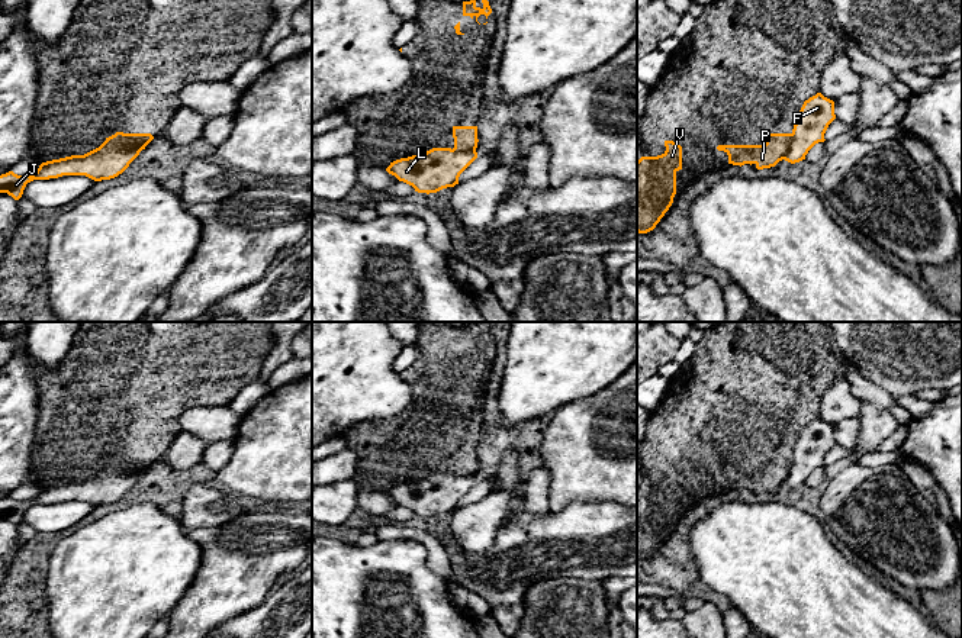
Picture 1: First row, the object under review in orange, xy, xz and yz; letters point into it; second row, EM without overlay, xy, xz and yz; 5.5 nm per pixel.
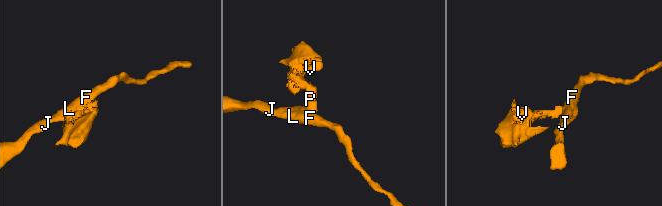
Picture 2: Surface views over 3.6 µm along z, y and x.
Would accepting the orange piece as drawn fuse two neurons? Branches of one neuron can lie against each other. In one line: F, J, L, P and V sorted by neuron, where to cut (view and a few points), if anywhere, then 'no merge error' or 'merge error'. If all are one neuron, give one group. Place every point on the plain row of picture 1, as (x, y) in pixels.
F J L / P V | yz (792, 458), (782, 483) | merge error

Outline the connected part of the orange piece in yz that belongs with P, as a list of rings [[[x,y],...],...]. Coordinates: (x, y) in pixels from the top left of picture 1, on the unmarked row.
[[[768,458],[765,470],[718,470],[728,480],[728,489],[755,489],[757,494],[775,492],[789,474],[792,458]]]

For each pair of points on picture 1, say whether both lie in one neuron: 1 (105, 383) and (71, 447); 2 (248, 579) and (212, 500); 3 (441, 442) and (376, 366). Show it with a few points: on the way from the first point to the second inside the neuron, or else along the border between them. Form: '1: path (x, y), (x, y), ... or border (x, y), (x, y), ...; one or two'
1: path (103, 399), (89, 413), (79, 431); one
2: border (250, 503), (244, 512), (221, 525), (189, 529); two
3: border (412, 389), (412, 400), (405, 409), (377, 419); two

